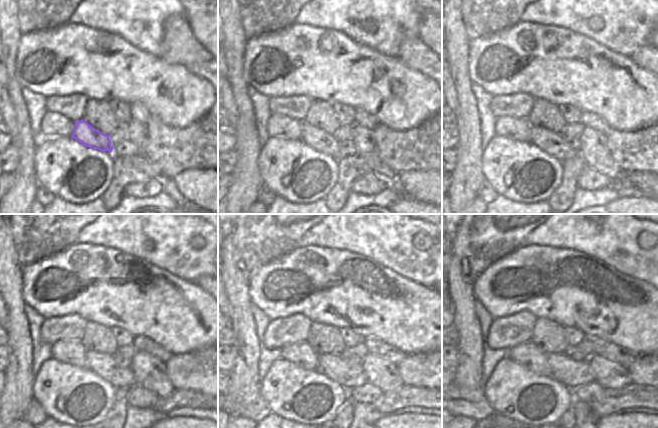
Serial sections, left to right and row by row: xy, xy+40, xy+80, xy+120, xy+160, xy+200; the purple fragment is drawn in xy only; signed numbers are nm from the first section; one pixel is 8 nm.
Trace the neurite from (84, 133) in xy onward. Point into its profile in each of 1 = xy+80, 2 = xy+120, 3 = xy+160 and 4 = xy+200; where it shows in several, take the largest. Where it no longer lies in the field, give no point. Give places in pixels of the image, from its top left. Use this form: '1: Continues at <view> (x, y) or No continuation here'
1: Continues at xy+80 (552, 143)
2: Continues at xy+120 (104, 365)
3: Continues at xy+160 (347, 375)
4: Continues at xy+200 (573, 374)

